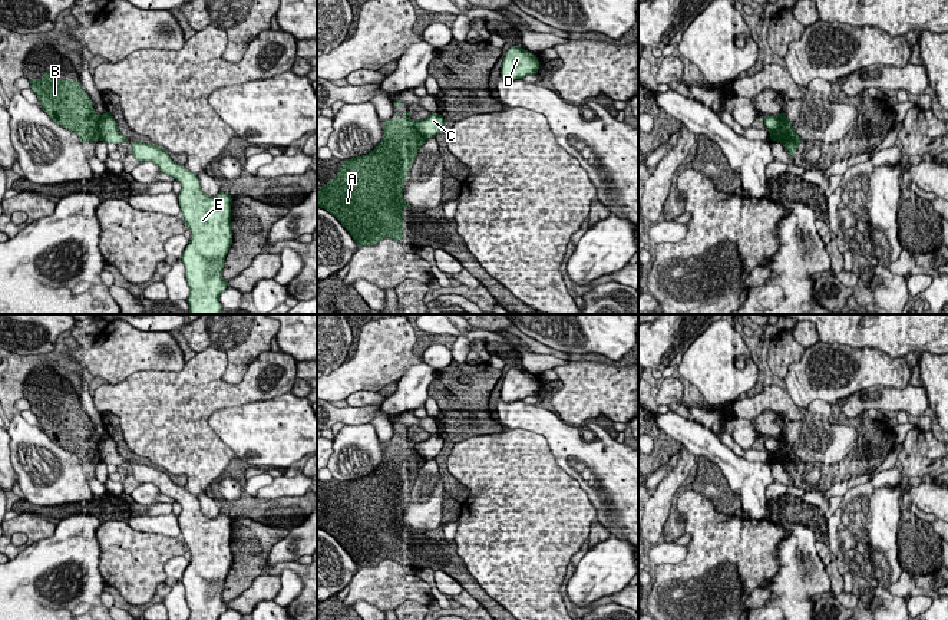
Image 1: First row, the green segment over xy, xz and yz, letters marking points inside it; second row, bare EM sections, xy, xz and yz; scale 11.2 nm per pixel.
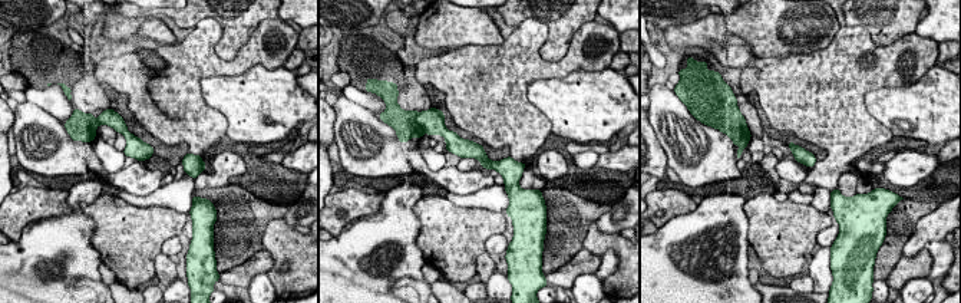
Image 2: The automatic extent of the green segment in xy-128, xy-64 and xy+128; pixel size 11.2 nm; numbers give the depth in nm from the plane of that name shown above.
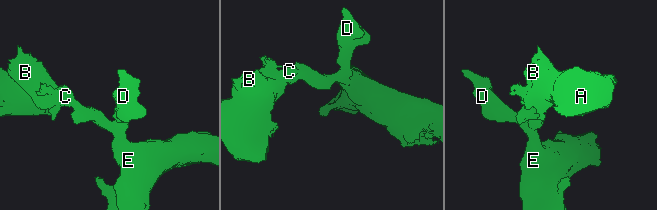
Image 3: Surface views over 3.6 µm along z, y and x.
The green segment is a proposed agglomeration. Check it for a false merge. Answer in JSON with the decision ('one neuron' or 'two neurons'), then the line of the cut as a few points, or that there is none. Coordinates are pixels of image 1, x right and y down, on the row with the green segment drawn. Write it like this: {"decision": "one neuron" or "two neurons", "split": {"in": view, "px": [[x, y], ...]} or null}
{"decision": "two neurons", "split": {"in": "xy", "px": [[99, 115], [98, 125], [102, 139]]}}

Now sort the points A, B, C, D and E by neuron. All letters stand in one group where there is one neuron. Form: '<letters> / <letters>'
A B / C D E

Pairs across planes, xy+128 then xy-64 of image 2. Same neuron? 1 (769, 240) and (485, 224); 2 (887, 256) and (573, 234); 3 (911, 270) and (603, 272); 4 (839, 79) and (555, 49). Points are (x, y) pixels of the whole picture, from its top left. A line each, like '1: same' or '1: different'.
1: same
2: same
3: different
4: different

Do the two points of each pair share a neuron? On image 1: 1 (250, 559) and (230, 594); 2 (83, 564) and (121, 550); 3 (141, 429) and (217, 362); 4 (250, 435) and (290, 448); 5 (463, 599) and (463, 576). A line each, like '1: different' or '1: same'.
1: same
2: different
3: same
4: same
5: different

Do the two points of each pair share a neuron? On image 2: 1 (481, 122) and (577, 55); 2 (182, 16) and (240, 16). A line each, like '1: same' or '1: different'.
1: same
2: same

